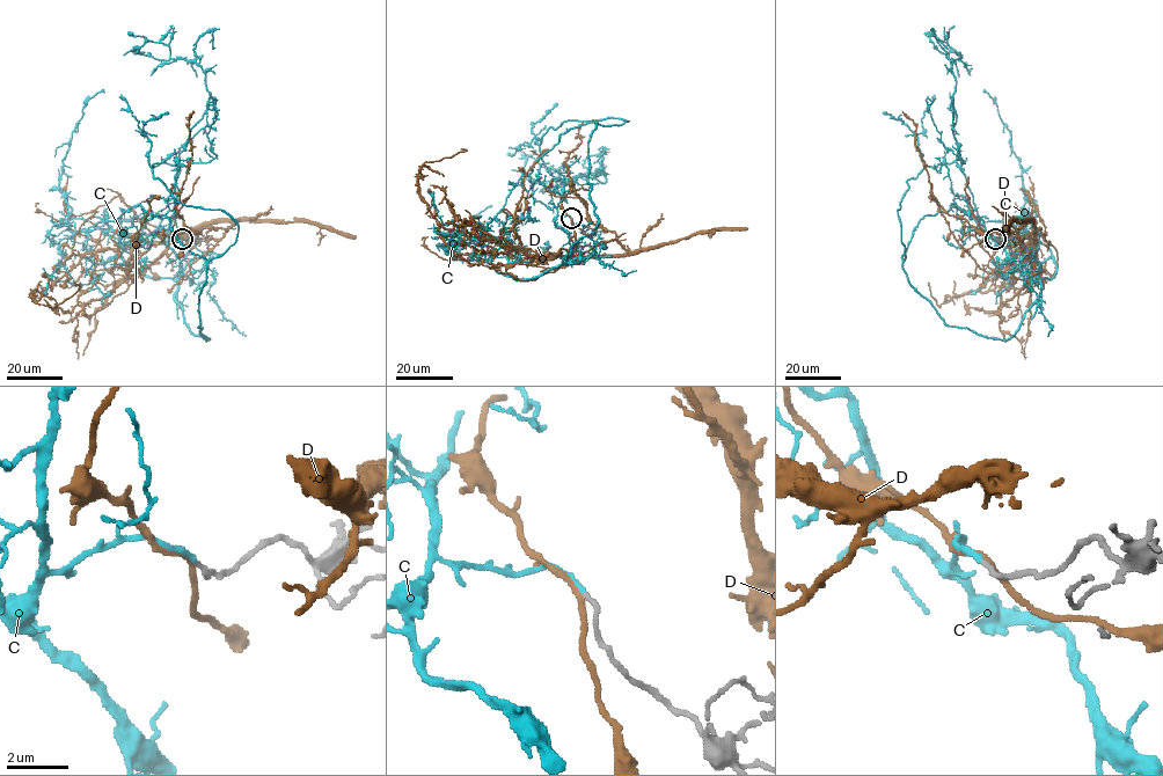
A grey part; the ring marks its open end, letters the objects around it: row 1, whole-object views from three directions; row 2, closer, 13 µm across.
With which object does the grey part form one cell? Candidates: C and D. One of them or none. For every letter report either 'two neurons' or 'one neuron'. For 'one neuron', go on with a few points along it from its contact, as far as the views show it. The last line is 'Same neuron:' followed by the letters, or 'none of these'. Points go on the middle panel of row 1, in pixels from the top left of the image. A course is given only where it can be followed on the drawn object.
C: one neuron | via (571, 218), (555, 219), (565, 262), (516, 279), (490, 240), (453, 260), (446, 246), (492, 205)
D: two neurons
Same neuron: C

